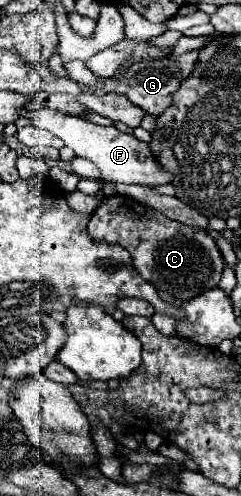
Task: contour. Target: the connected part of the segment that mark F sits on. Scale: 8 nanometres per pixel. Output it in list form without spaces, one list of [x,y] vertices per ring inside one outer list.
[[[21,109],[21,117],[25,117],[25,115],[33,121],[35,127],[47,129],[49,133],[63,139],[63,143],[67,147],[71,147],[77,157],[85,157],[85,159],[93,161],[99,167],[105,183],[133,183],[133,185],[157,187],[157,185],[165,185],[165,183],[173,181],[173,173],[161,169],[161,165],[153,157],[149,145],[135,139],[133,135],[121,133],[115,127],[103,127],[103,125],[73,117],[73,115],[57,113],[51,109],[37,109],[37,111]]]

